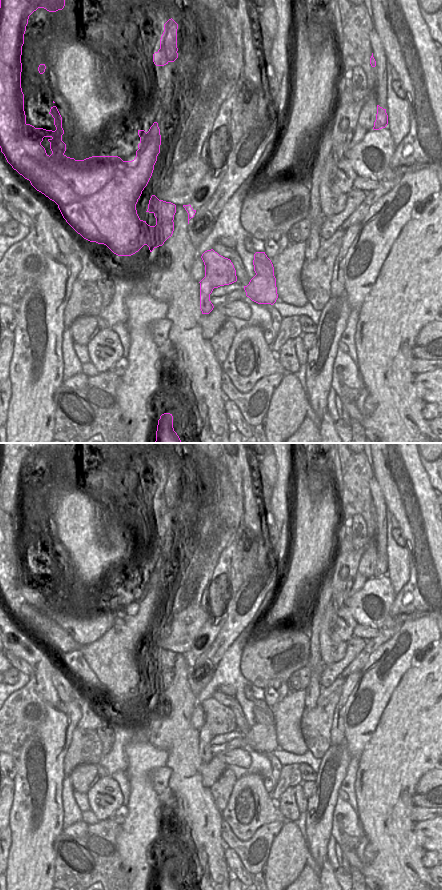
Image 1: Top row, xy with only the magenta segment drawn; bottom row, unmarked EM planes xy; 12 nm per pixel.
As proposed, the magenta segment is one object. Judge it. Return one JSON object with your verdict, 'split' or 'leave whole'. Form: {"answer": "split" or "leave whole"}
{"answer": "split"}

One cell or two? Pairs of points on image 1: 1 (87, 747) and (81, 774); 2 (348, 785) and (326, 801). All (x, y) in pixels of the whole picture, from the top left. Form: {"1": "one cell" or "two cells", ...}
{"1": "two cells", "2": "two cells"}

